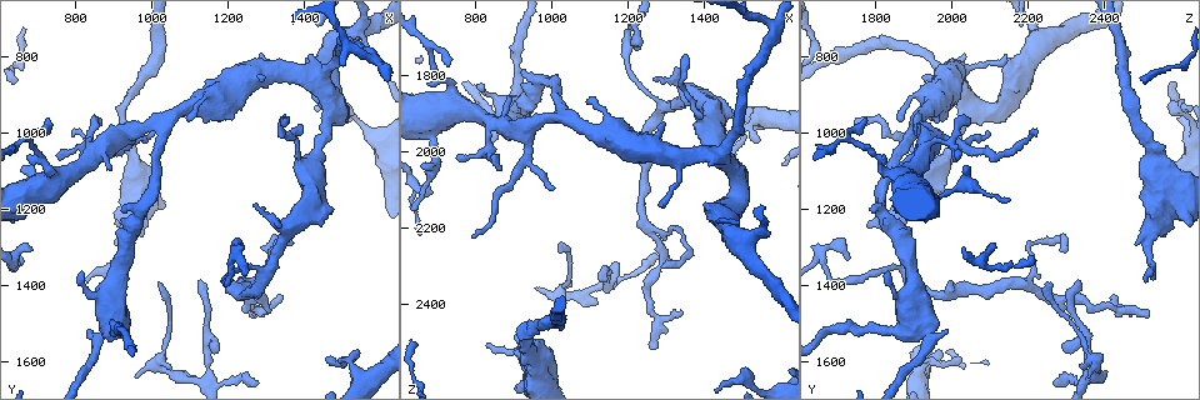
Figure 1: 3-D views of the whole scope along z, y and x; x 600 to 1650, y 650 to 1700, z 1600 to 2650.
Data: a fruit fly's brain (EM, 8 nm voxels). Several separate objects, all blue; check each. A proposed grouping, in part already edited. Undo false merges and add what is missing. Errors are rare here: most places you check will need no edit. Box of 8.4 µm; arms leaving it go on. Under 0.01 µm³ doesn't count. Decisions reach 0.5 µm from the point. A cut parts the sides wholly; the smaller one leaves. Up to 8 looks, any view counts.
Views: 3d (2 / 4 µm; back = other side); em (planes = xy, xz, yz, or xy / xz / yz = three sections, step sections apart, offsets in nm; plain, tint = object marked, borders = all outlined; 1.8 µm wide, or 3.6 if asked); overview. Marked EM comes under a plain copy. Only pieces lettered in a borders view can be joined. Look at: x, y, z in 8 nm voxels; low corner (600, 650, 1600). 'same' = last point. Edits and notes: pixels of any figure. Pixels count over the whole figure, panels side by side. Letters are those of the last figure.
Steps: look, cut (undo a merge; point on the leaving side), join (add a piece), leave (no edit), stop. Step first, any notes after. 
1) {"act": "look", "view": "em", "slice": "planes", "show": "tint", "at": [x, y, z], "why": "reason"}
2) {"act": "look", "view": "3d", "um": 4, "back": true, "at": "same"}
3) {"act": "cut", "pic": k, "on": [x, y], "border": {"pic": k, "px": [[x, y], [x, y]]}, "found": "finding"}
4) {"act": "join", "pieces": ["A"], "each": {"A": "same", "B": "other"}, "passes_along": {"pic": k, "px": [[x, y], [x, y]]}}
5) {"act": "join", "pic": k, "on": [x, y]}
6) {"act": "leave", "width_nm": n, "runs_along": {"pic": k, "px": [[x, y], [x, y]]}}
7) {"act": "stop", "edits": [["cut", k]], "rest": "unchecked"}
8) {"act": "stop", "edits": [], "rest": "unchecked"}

{"act": "look", "view": "em", "slice": "planes", "show": "borders", "at": [1270, 1480, 2510], "why": "branch stops here"}

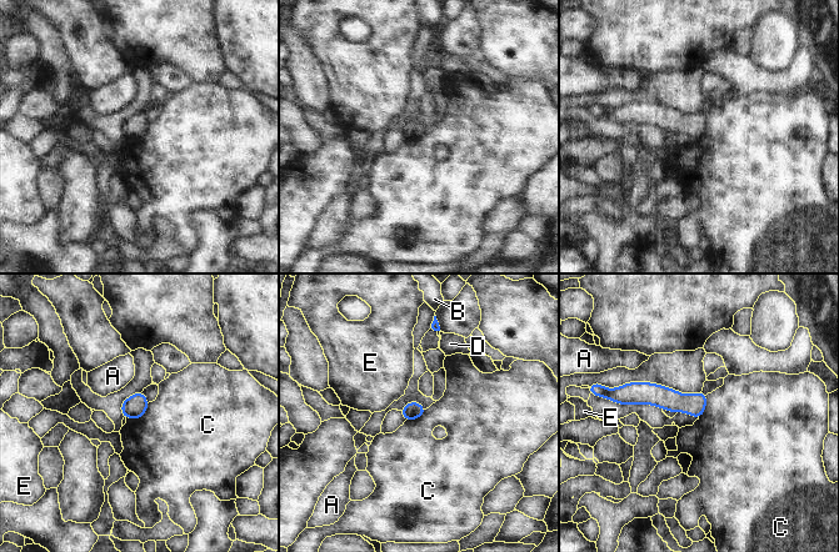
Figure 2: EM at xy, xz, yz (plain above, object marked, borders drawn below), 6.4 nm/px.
{"act": "leave", "each": {"A": "other", "B": "other", "C": "other", "D": "other", "E": "other"}, "found": "no lettered piece goes on from it"}

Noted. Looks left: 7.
{"act": "look", "view": "3d", "um": 4, "at": [940, 1010, 1970], "why": "sharp bend"}

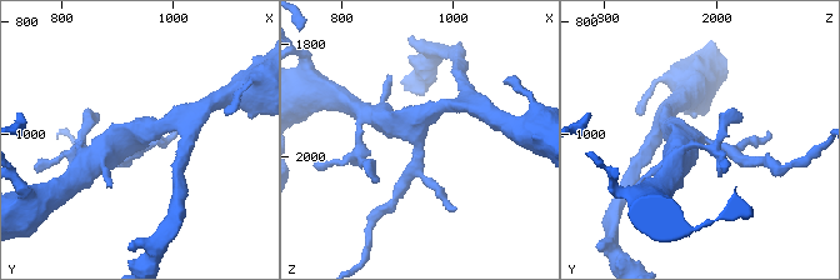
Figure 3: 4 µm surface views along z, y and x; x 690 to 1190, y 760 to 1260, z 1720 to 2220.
{"act": "look", "view": "em", "slice": "planes", "show": "tint", "at": [940, 1015, 1970], "why": "shape alone is not enough"}

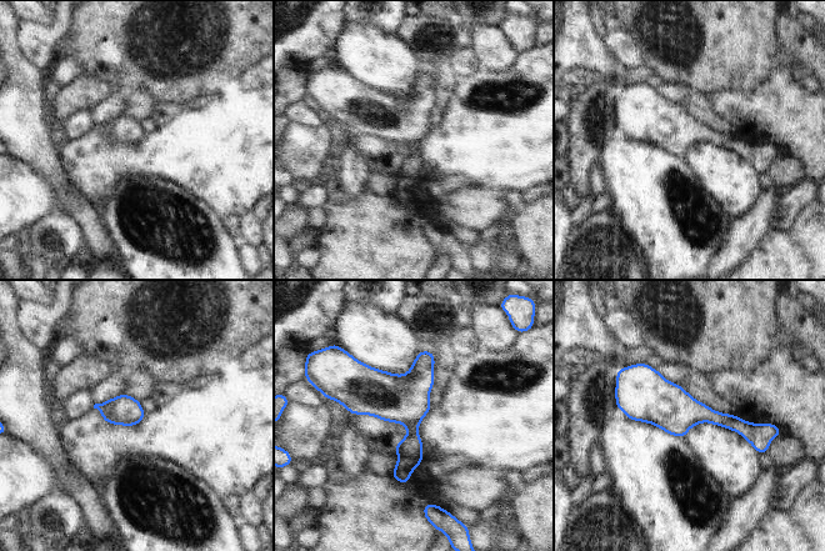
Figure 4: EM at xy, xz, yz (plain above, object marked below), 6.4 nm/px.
{"act": "look", "view": "em", "slice": "planes", "show": "borders", "at": "same", "why": "see the neighbours"}

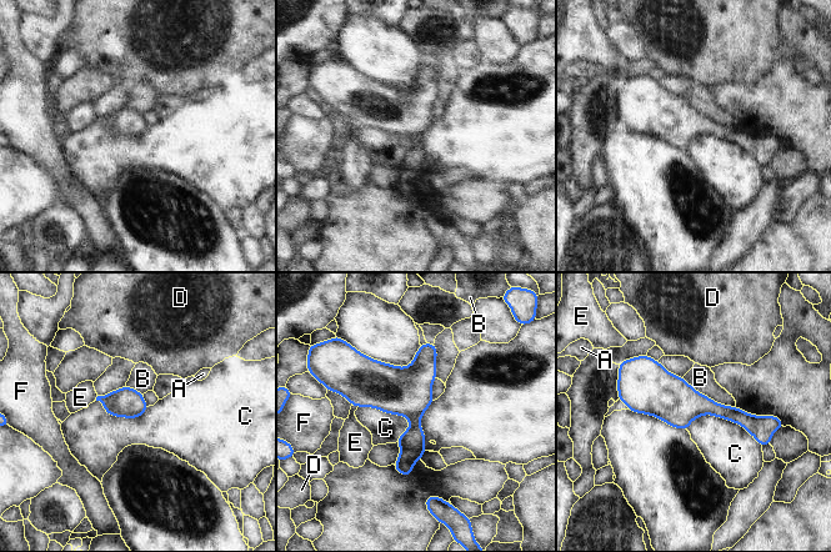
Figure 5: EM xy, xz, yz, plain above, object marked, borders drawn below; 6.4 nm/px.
{"act": "leave", "width_nm": 190, "longest_contact_nm": ["C", 500], "each": {"A": "other", "B": "other", "C": "other", "D": "other", "E": "other", "F": "other"}, "found": "continuous, no second neuron"}

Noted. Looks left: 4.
{"act": "look", "view": "3d", "um": 2, "at": [830, 1395, 2510], "why": "tapers out"}

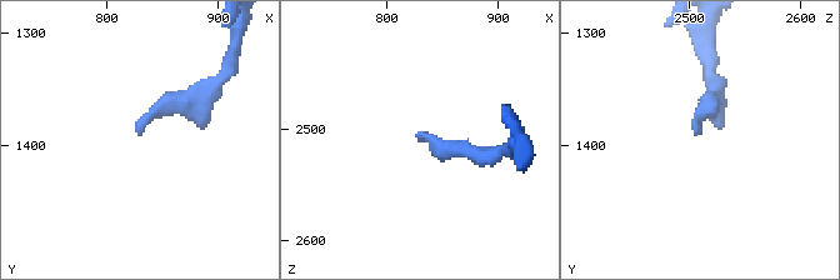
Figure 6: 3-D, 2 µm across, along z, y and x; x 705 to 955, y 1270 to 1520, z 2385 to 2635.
{"act": "look", "view": "em", "slice": "yz", "step": 8, "show": "tint", "at": [830, 1390, 2510], "why": "need the tissue"}

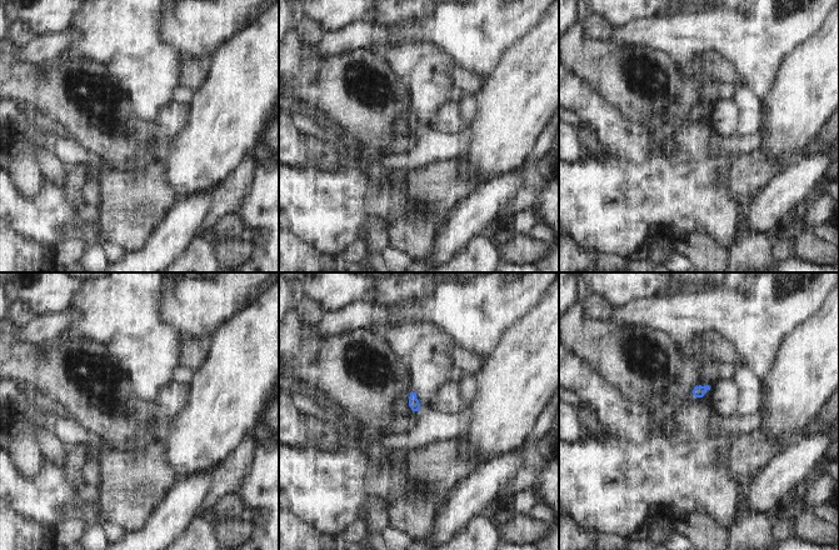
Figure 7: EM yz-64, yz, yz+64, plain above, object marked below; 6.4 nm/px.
{"act": "look", "view": "em", "slice": "planes", "show": "borders", "at": "same"}

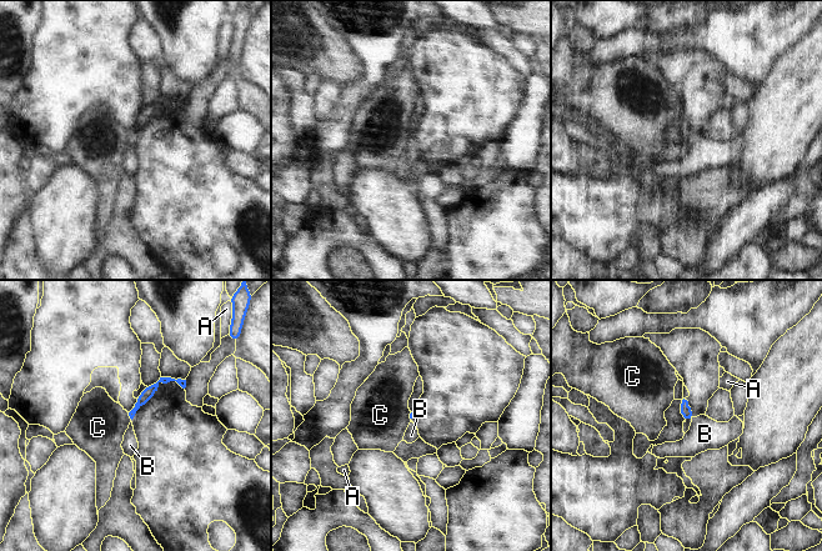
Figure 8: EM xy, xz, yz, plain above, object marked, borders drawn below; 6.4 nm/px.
{"act": "leave", "longest_contact_nm": ["C", 50], "each": {"A": "other", "B": "other", "C": "other"}, "border": {"pic": 8, "px": [[128, 412], [131, 419]]}, "found": "none of them fits"}

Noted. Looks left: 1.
{"act": "stop", "edits": [], "rest": "unchecked"}

